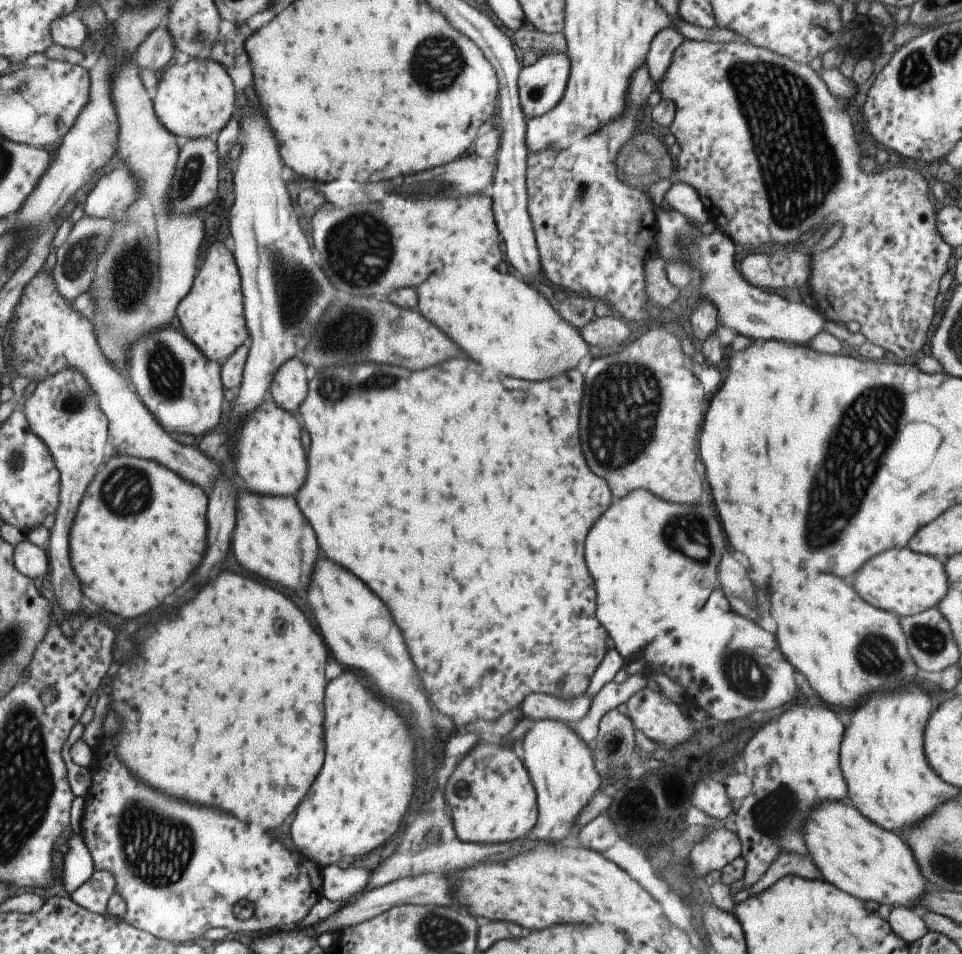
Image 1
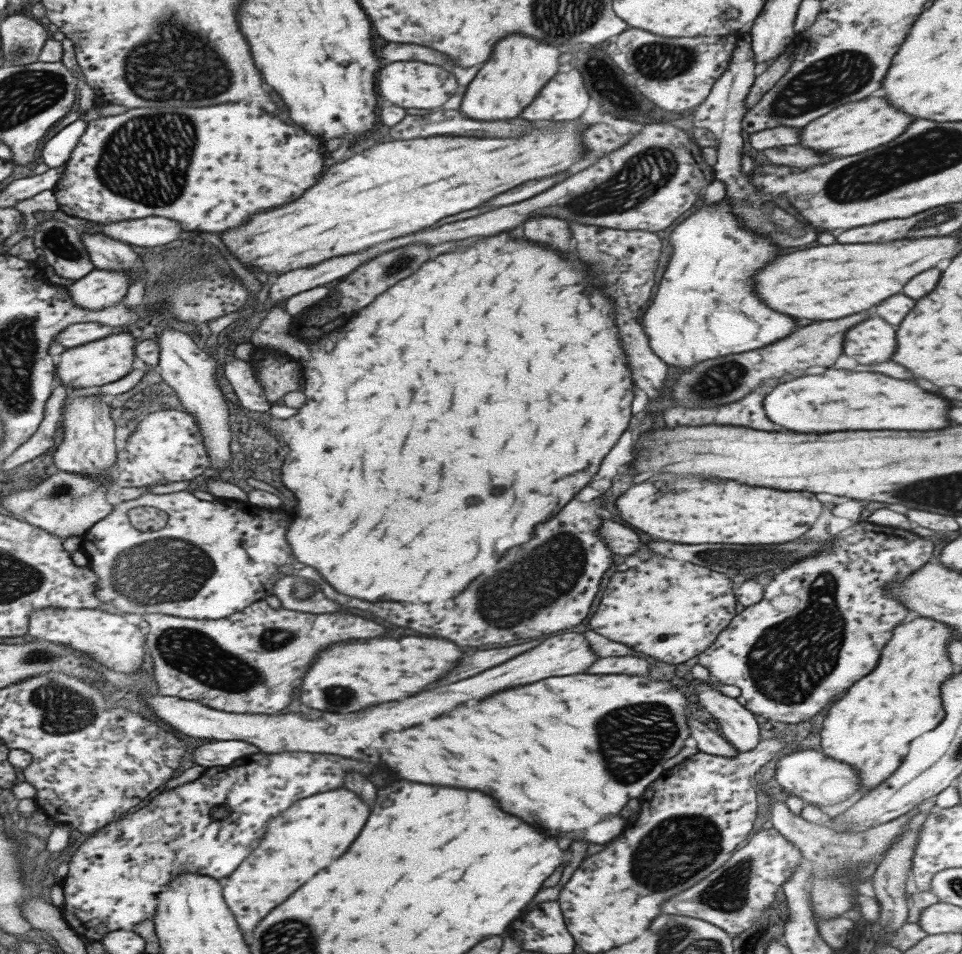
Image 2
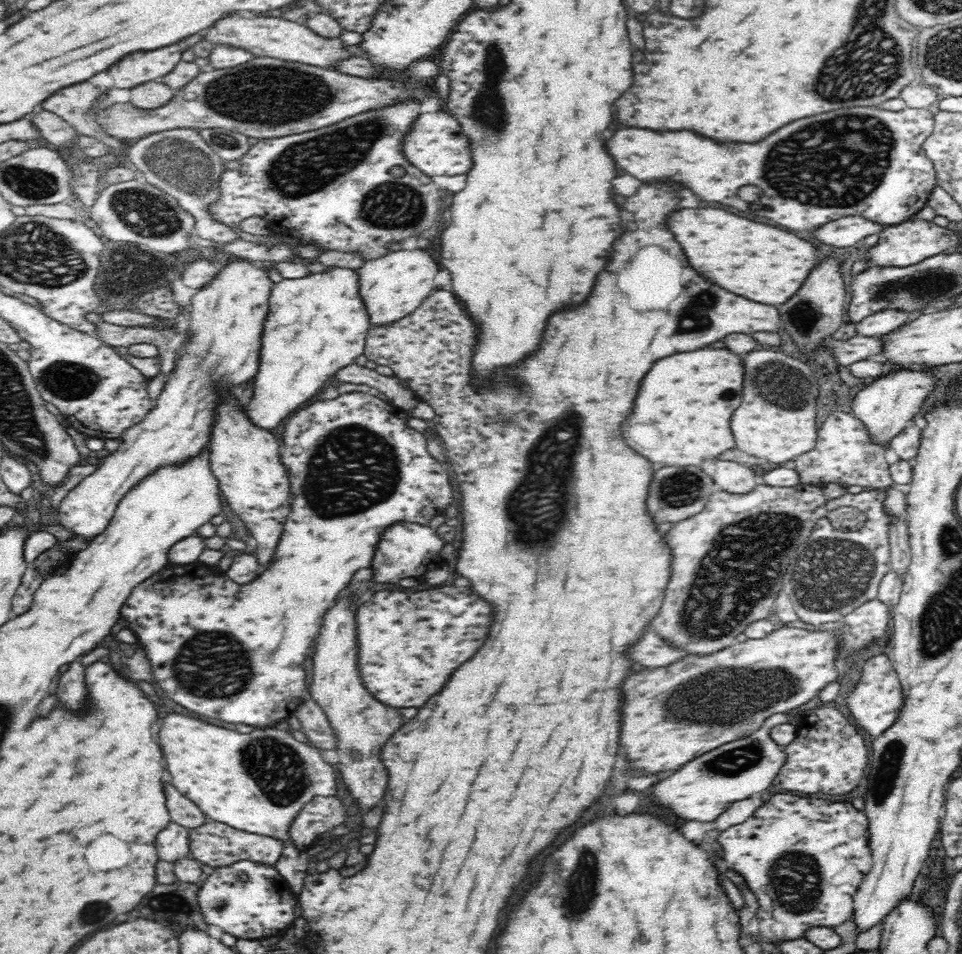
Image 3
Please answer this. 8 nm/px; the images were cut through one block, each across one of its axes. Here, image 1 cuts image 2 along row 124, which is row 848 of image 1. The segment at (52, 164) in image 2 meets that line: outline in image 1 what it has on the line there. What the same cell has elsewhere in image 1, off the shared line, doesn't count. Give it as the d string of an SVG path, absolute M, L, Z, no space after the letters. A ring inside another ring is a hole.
M73 834L67 838L67 852L63 854L63 866L61 866L61 888L67 894L73 894L85 880L93 876L93 860L89 856L89 850L79 834Z

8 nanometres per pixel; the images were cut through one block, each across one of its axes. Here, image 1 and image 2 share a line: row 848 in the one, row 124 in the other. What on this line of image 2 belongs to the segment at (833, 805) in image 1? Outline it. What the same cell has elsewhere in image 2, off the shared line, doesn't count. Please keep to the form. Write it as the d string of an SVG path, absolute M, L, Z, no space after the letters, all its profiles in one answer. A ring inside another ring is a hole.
M863 98L861 102L849 102L845 106L837 106L821 118L815 118L801 130L801 146L827 154L829 158L835 156L853 156L871 148L877 148L885 142L897 138L911 122L907 114L889 106L885 98Z

